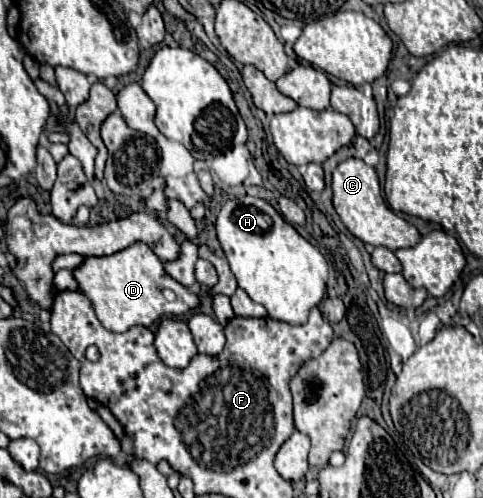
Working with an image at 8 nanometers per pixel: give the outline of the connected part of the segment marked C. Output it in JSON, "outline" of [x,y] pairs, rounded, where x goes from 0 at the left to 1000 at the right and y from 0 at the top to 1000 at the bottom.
{"outline":[[[725,315],[700,327],[700,335],[687,347],[687,404],[716,460],[754,488],[766,488],[774,496],[791,492],[803,500],[828,500],[828,496],[853,496],[870,484],[865,460],[803,420],[803,412],[791,400],[791,384],[774,335],[762,335],[749,319]]]}

